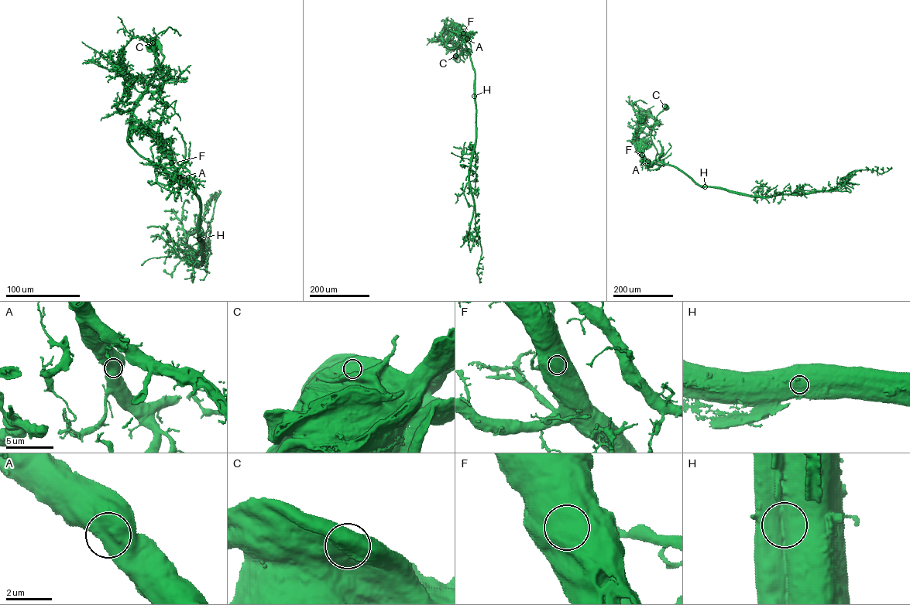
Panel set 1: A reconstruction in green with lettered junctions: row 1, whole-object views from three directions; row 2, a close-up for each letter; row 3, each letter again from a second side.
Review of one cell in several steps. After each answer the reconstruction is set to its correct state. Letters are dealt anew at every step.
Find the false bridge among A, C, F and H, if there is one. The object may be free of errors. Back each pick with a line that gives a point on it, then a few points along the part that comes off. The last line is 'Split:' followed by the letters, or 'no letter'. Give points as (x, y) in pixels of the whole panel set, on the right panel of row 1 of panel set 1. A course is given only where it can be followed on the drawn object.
H: at (705, 186); foreign part runs (705, 186), (760, 197), (832, 191), (840, 188), (856, 171), (870, 169), (882, 173), (891, 166)
Split: H

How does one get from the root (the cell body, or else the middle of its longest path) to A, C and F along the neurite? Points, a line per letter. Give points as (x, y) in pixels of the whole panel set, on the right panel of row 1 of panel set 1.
A: (643, 141), (640, 152), (647, 161)
C: (643, 141), (650, 139), (654, 120), (664, 106)
F: (643, 141), (640, 145), (642, 155)

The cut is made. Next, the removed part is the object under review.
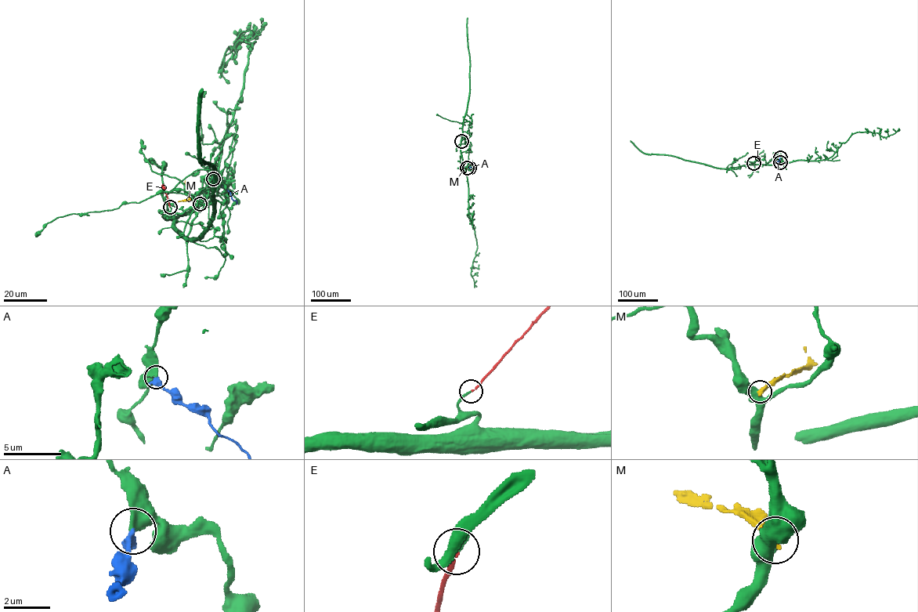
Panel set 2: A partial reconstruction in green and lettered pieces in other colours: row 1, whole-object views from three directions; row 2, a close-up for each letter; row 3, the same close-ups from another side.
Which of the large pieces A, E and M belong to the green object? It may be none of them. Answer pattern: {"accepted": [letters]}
{"accepted": ["E"]}

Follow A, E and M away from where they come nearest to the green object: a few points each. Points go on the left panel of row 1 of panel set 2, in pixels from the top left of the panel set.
A: (213, 179), (228, 191), (236, 204)
E: (170, 207), (162, 186)
M: (200, 204), (189, 197), (185, 181)

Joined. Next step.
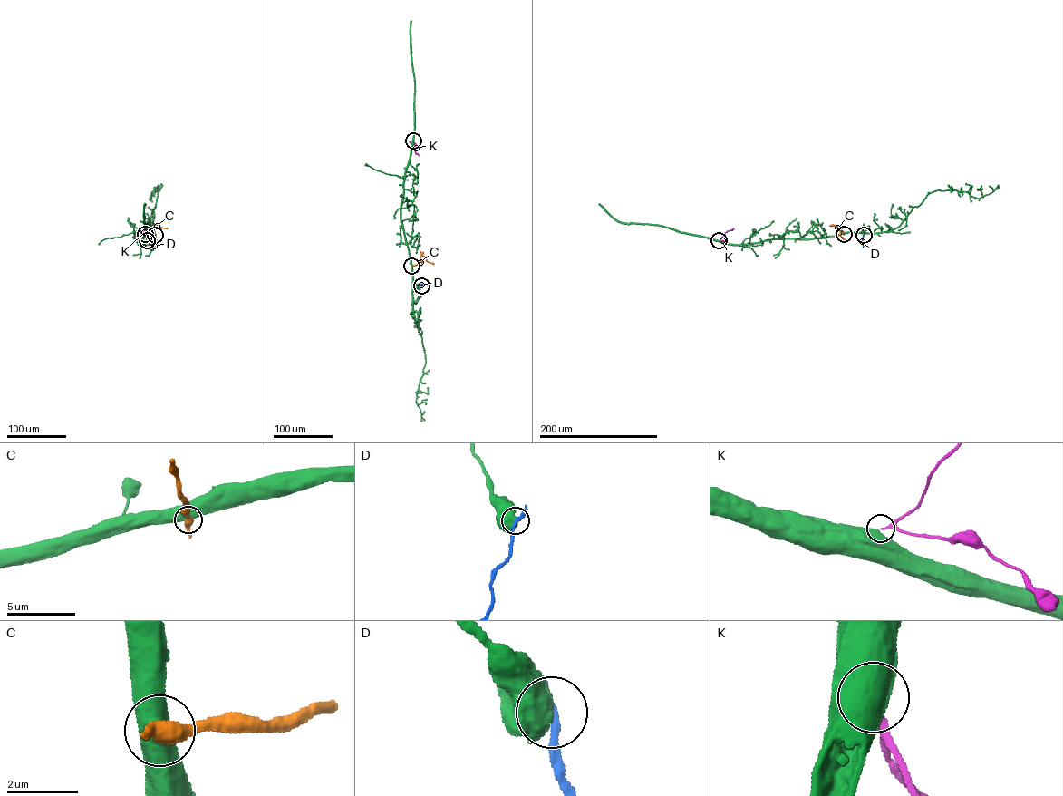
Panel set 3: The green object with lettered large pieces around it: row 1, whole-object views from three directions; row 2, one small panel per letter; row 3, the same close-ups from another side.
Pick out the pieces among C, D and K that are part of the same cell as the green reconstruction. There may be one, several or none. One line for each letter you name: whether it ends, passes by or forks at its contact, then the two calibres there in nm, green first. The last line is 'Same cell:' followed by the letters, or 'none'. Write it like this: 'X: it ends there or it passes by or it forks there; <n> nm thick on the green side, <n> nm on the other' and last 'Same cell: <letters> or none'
K: it passes by; 750 nm thick on the green side, 140 nm on the other
Same cell: K

